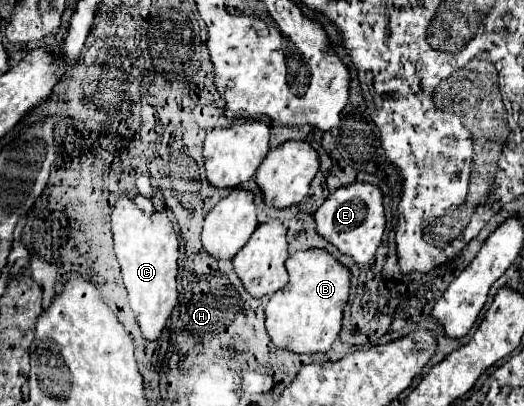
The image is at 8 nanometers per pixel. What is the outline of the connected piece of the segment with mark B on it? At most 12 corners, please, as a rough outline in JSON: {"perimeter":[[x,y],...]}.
{"perimeter":[[325,250],[285,262],[265,306],[271,342],[329,354],[349,270]]}

